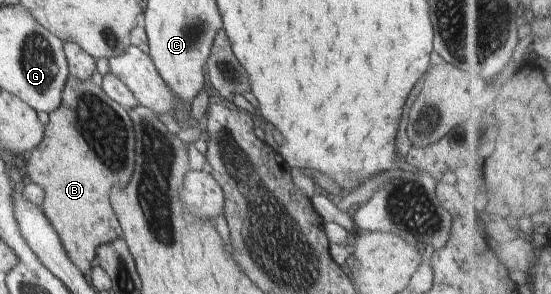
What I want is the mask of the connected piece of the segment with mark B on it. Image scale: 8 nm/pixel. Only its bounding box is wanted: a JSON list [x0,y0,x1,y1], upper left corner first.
[26,75,134,277]

